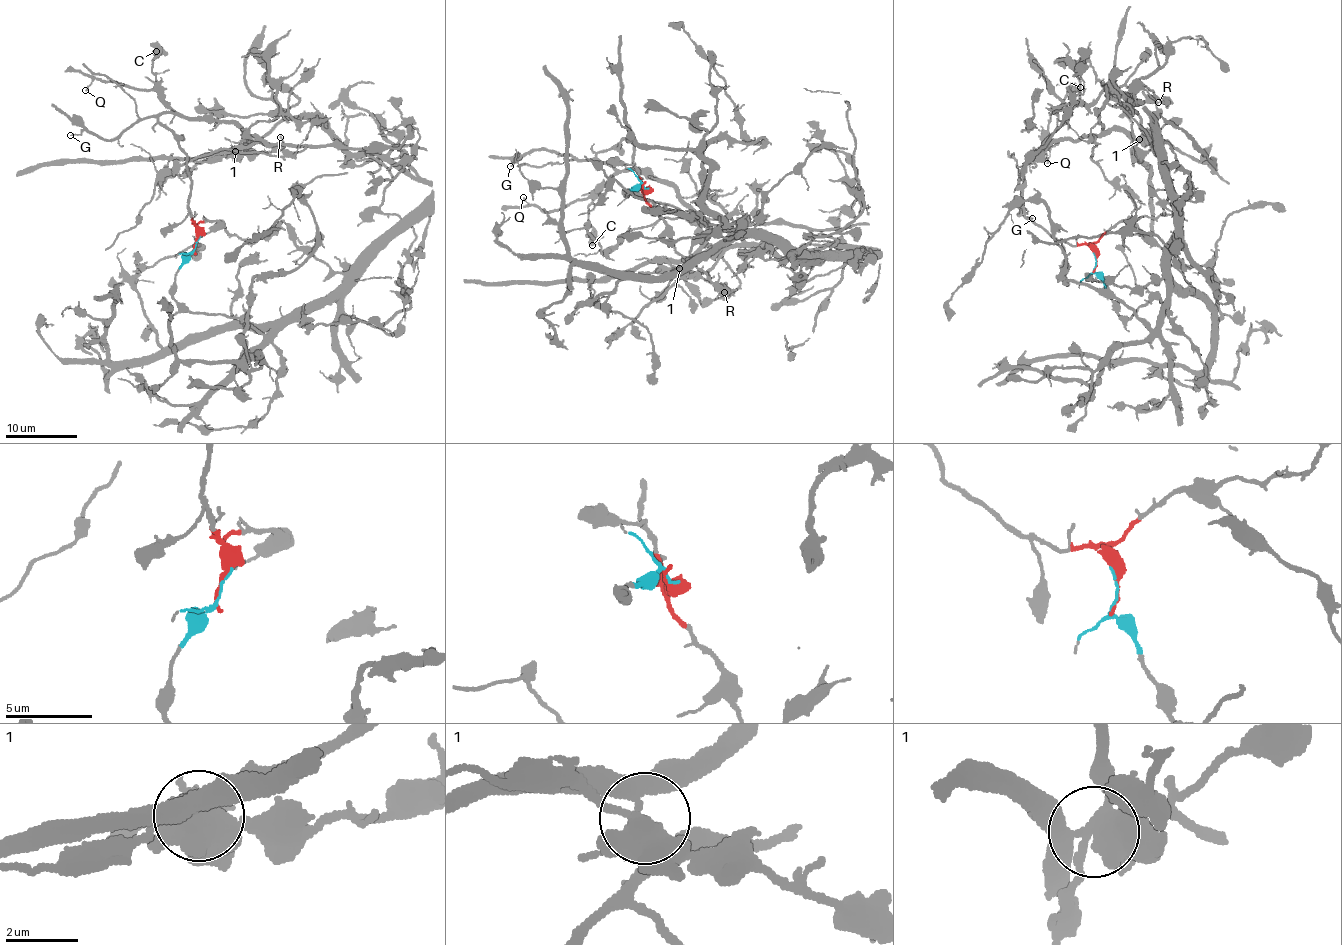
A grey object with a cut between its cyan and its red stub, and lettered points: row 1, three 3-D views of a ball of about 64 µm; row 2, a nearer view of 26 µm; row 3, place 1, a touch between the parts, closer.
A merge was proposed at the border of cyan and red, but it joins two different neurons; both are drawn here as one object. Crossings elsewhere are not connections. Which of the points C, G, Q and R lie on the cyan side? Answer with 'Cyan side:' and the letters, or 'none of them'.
Cyan side: none of them

